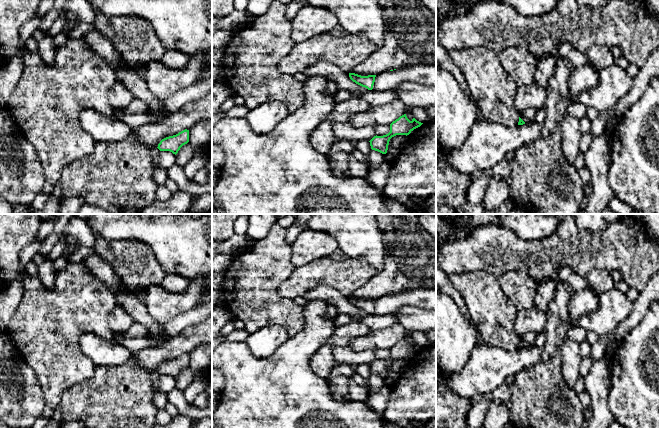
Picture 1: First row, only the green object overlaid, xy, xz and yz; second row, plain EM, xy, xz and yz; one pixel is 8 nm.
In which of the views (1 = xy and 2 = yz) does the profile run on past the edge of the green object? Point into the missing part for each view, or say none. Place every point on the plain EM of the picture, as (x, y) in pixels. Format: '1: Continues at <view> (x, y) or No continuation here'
1: No continuation here
2: No continuation here

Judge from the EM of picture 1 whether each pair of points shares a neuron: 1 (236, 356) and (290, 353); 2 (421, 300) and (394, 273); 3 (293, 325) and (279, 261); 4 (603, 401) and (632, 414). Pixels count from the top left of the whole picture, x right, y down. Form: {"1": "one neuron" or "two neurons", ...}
{"1": "one neuron", "2": "two neurons", "3": "one neuron", "4": "two neurons"}

